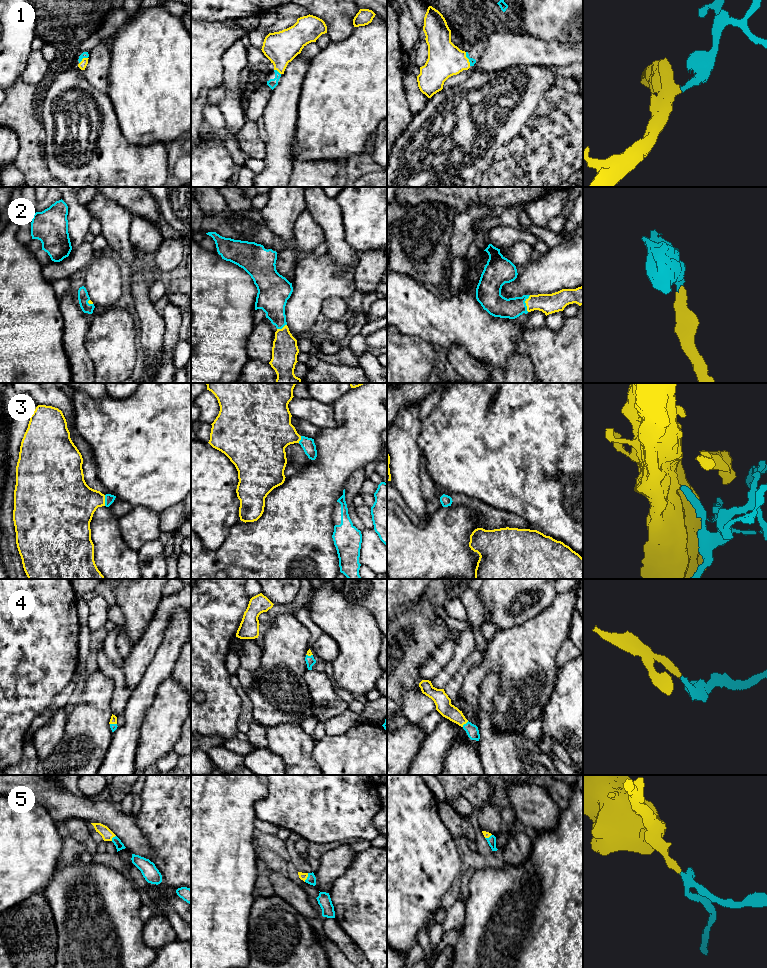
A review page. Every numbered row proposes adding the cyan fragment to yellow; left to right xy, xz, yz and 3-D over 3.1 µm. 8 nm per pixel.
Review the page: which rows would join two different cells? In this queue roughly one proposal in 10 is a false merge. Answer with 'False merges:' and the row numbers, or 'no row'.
False merges: no row

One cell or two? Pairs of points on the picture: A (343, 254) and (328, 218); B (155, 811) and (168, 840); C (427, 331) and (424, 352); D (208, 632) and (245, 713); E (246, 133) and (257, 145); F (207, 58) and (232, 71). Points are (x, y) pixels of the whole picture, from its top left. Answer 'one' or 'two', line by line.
A: one
B: one
C: two
D: two
E: one
F: two

